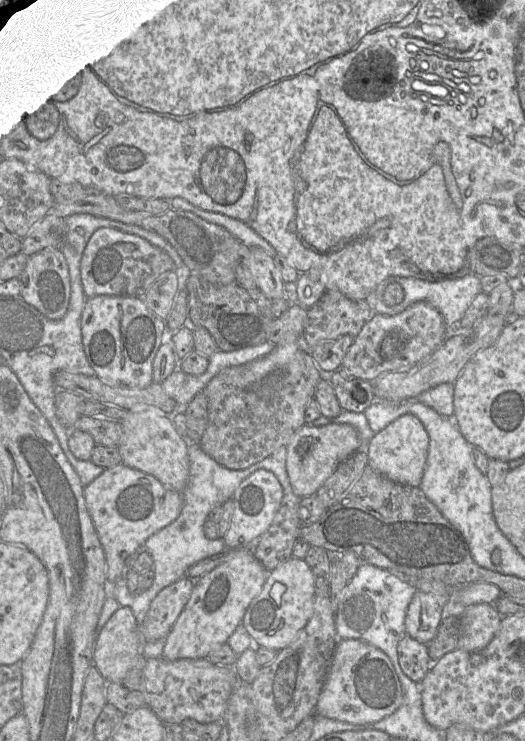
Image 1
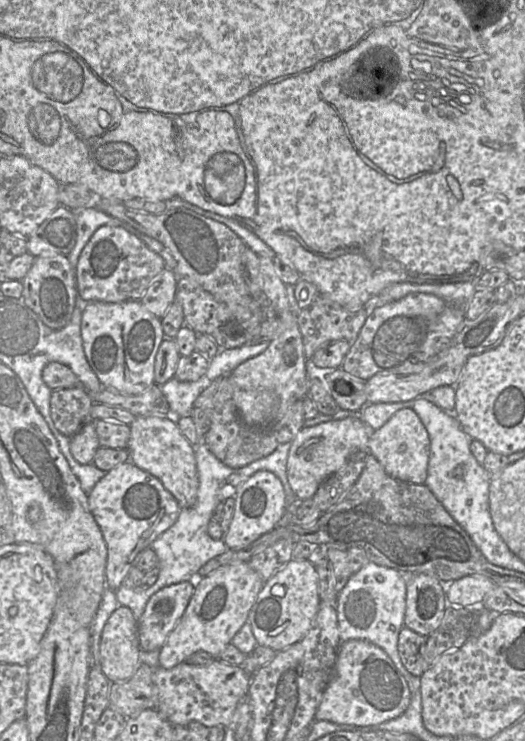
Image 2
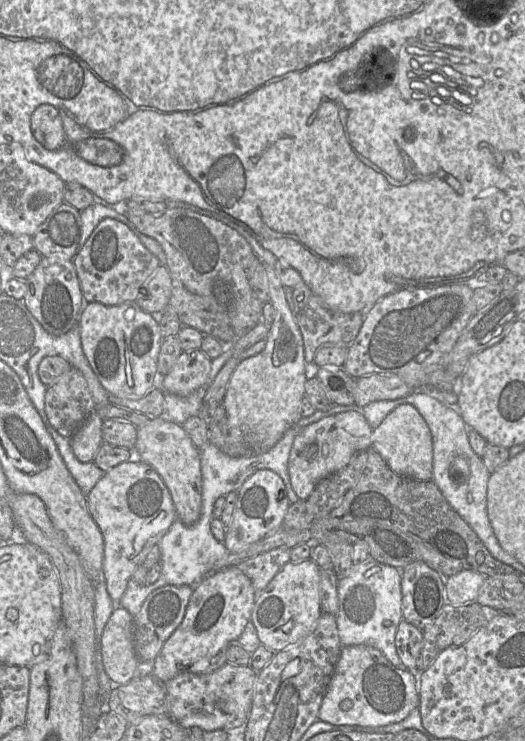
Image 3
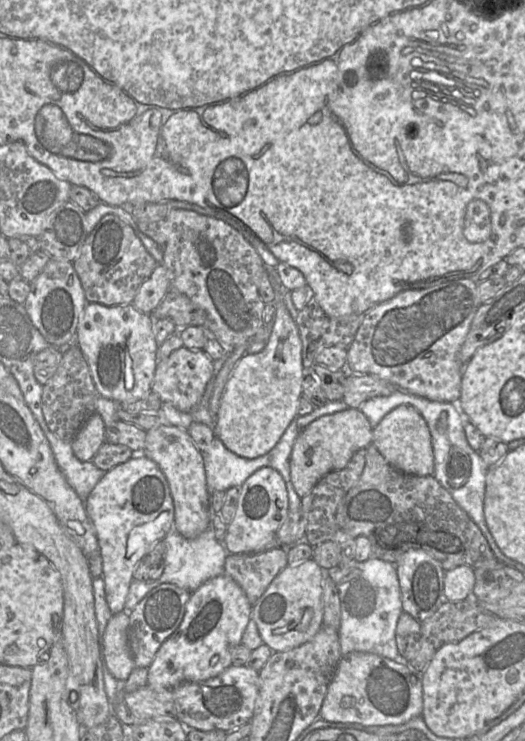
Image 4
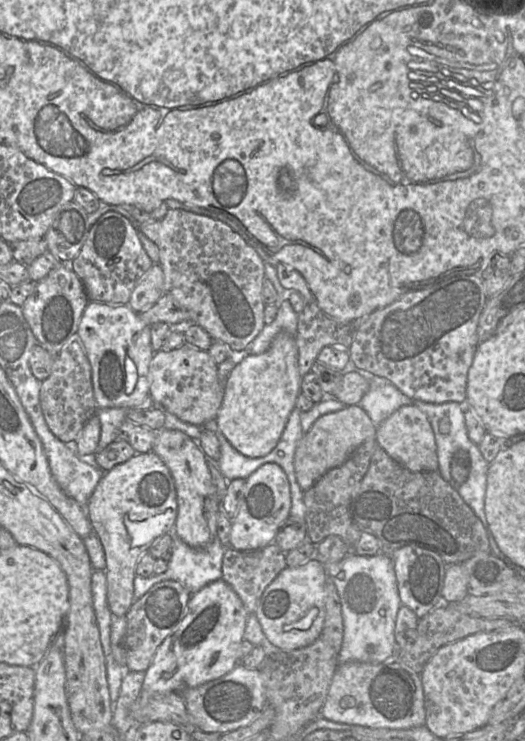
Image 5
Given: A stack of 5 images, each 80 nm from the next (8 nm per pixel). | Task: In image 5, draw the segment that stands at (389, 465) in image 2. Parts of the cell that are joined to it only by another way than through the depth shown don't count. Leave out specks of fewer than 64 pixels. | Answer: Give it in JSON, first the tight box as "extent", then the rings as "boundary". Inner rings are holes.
{"extent":[376,406,438,472],"boundary":[[[416,406],[397,409],[376,429],[377,444],[397,463],[412,472],[438,470],[438,456],[434,433],[427,416]]]}

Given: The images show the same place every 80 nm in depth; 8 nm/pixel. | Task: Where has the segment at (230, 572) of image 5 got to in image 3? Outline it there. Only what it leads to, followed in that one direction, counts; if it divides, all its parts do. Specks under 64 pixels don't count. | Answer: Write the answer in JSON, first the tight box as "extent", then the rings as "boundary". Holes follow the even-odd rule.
{"extent":[236,547,290,593],"boundary":[[[278,547],[249,558],[236,567],[250,580],[257,593],[262,592],[273,577],[290,561],[290,549]]]}

